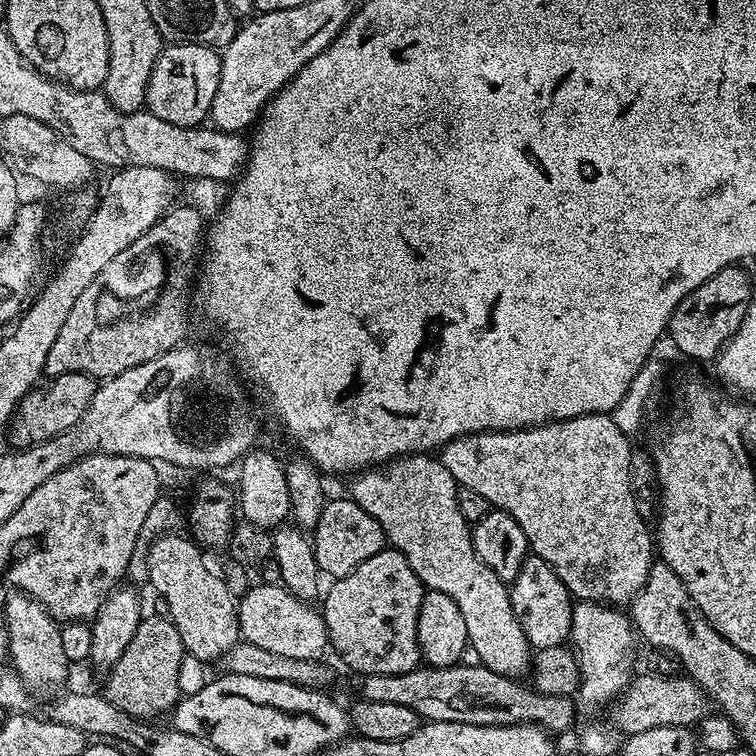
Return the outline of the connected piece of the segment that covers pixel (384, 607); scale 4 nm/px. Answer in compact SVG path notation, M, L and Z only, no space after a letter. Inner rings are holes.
M385 546L374 558L366 558L362 566L355 568L350 574L333 579L327 585L322 596L322 615L328 631L328 642L331 651L340 655L340 660L348 668L360 672L361 677L378 674L406 674L413 672L421 663L418 646L418 614L422 606L422 598L426 591L418 574L410 570L410 562L401 552L391 546Z

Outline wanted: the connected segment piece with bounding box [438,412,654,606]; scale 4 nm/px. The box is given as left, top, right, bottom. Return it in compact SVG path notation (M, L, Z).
M595 412L594 414L586 414L578 418L570 418L569 420L554 420L550 424L537 424L534 428L518 428L515 432L475 432L469 436L459 436L457 440L452 440L439 449L438 459L446 466L446 470L450 470L450 474L454 477L460 488L469 488L470 490L478 490L478 494L482 494L482 498L486 498L486 502L492 504L493 509L510 514L510 518L514 518L514 522L518 522L518 526L522 526L522 534L526 534L529 549L538 558L542 558L554 570L554 574L558 574L558 578L562 578L562 582L572 593L577 601L587 602L590 604L606 604L609 606L628 606L631 605L635 596L640 593L642 586L646 586L646 578L650 574L654 563L654 536L650 531L650 524L644 521L644 516L640 513L640 508L636 505L636 496L632 493L632 444L629 433L618 430L618 426L613 422L611 415Z

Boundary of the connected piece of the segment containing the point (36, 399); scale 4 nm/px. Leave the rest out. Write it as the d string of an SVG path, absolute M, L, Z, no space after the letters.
M86 372L62 373L51 377L47 383L45 388L33 387L19 402L18 411L10 422L12 438L17 447L40 444L74 426L74 422L82 418L86 406L90 406L98 387L97 381Z

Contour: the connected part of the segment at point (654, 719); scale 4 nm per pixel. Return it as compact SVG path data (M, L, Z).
M686 674L641 675L637 675L628 685L628 689L611 701L612 720L616 723L615 731L617 733L624 732L623 734L633 736L642 730L654 730L662 726L687 728L699 725L700 721L709 715L708 695Z

